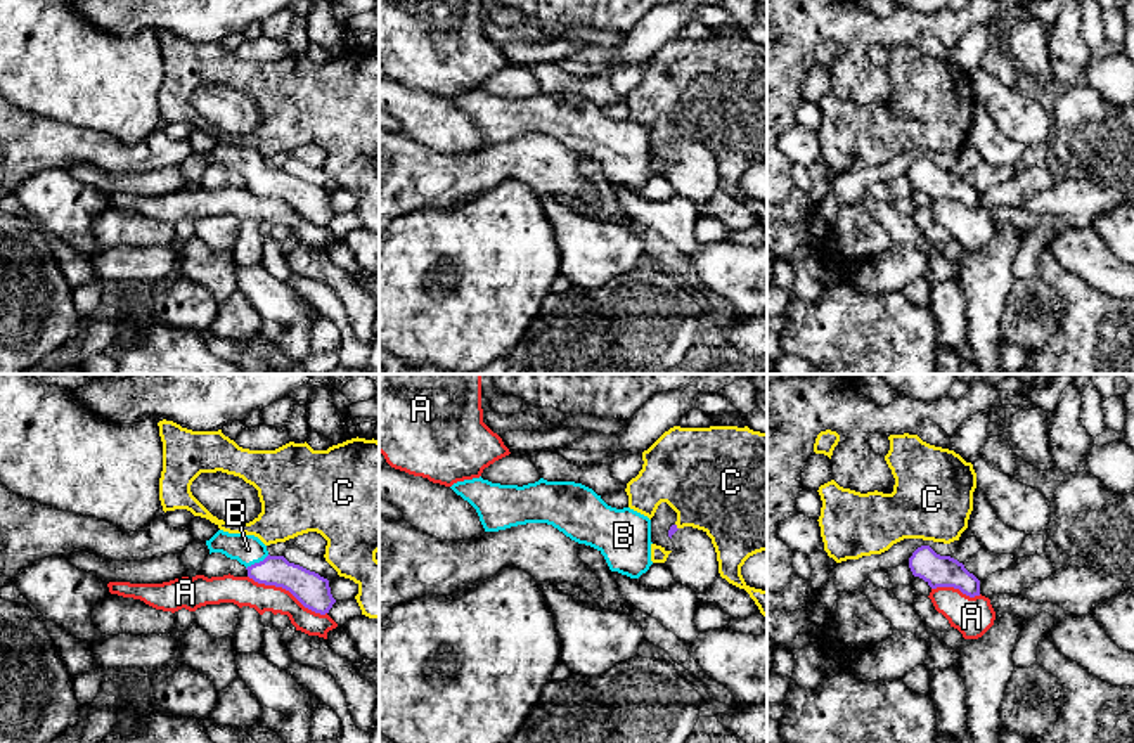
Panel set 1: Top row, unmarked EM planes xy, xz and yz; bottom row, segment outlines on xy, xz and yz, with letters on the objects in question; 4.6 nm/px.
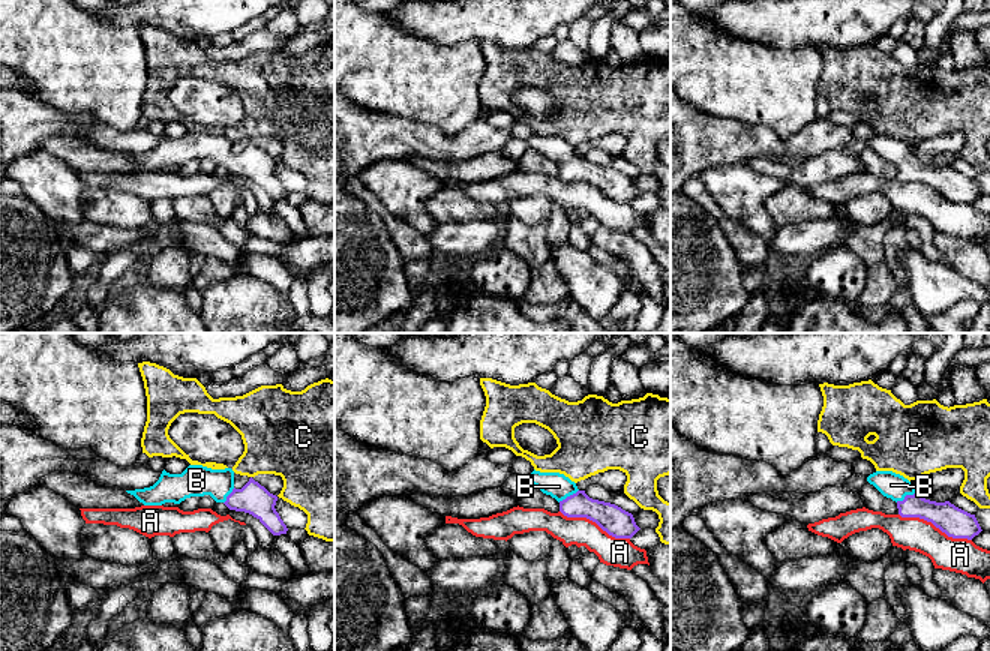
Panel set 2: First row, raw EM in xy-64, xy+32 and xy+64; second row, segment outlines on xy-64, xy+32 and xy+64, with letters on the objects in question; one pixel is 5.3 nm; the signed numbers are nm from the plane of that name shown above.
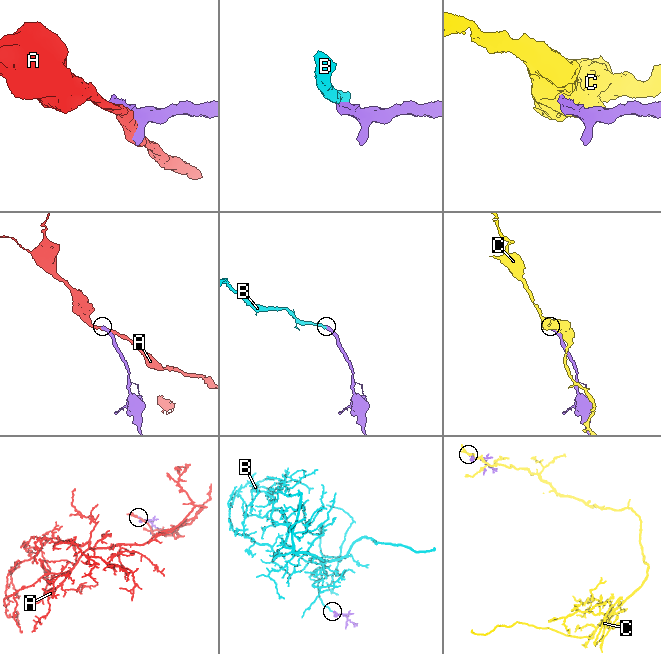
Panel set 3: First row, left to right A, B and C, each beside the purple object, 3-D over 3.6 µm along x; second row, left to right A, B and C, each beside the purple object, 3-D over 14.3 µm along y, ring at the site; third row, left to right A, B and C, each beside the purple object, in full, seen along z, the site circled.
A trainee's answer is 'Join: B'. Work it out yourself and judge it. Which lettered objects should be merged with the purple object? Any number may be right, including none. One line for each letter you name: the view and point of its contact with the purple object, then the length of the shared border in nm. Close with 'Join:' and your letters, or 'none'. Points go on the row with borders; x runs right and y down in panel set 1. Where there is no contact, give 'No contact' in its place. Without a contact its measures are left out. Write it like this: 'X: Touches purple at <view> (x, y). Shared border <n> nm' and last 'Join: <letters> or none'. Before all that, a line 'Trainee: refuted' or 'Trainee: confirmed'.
Trainee: confirmed
B: Touches purple at xy (257, 563). Shared border 130 nm
Join: B

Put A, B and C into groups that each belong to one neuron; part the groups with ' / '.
A / B / C

